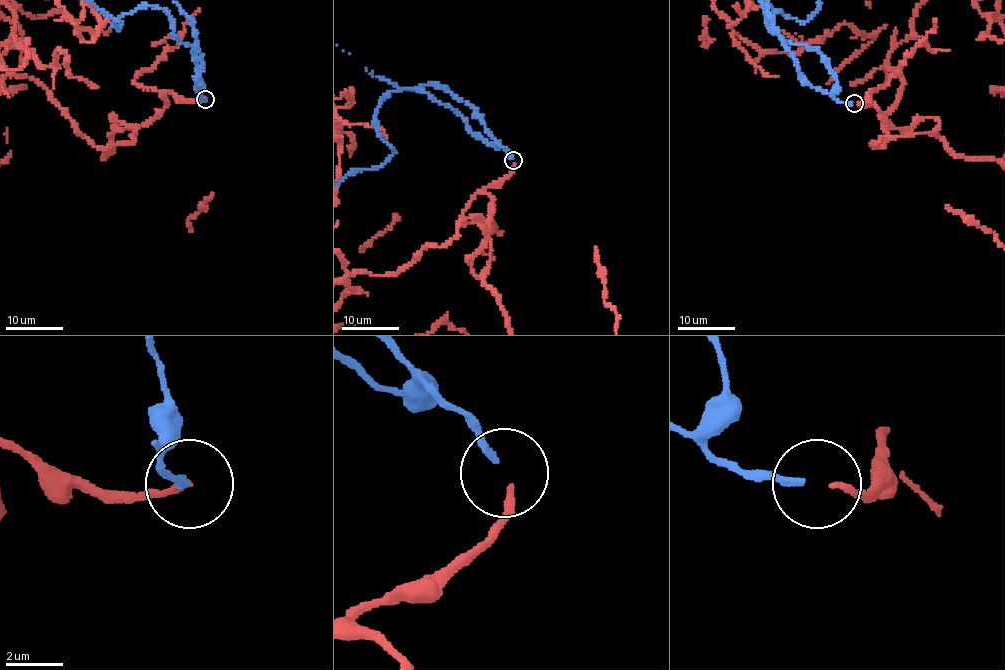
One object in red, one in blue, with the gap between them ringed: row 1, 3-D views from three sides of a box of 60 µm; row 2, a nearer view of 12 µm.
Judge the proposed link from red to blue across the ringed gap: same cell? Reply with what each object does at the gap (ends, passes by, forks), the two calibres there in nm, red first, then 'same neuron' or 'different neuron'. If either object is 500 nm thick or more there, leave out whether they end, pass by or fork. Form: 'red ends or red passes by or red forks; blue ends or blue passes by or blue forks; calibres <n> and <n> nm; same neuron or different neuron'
red ends; blue ends; calibres 240 and 260 nm; same neuron

